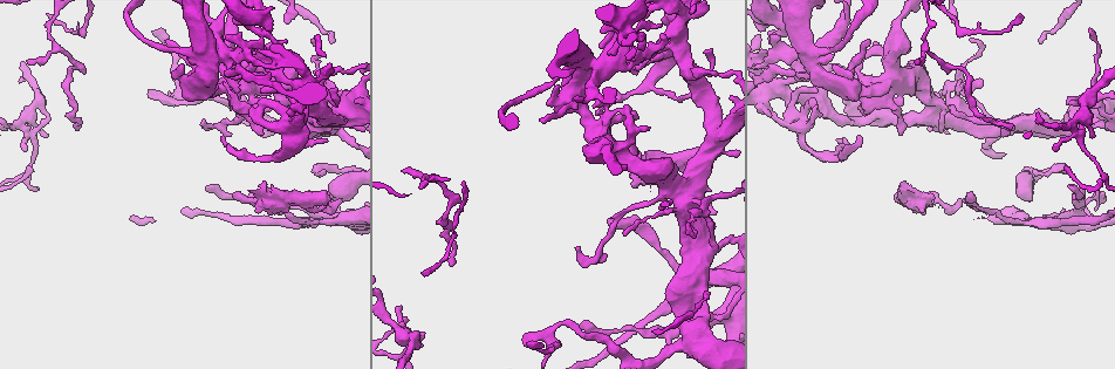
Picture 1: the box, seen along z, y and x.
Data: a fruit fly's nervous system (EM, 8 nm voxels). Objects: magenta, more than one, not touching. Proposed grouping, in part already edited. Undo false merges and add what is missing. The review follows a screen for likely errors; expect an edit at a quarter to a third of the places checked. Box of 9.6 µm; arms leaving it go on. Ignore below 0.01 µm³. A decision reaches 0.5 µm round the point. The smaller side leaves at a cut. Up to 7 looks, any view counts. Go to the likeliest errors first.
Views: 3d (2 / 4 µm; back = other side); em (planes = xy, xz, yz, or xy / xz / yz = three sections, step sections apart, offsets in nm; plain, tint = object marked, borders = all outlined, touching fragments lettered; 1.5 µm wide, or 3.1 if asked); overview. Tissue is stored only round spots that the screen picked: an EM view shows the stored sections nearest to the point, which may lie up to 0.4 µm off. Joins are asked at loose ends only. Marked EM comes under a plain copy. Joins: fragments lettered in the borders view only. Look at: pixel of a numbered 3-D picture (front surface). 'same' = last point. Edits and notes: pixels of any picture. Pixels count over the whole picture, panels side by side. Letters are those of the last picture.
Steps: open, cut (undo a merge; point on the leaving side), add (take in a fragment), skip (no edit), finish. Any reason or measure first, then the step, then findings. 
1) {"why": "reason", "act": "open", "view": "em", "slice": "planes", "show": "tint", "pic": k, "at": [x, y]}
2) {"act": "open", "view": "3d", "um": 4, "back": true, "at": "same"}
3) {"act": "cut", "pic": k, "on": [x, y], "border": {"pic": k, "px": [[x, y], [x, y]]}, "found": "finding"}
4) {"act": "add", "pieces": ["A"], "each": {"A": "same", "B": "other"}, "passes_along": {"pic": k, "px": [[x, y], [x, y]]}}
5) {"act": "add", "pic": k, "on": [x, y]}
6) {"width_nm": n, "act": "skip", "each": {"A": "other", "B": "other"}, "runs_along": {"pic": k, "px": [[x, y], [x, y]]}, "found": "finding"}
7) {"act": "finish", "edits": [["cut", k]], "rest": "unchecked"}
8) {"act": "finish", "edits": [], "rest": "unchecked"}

{"act": "open", "view": "em", "slice": "xz", "step": 4, "show": "borders", "pic": 1, "at": [321, 171]}

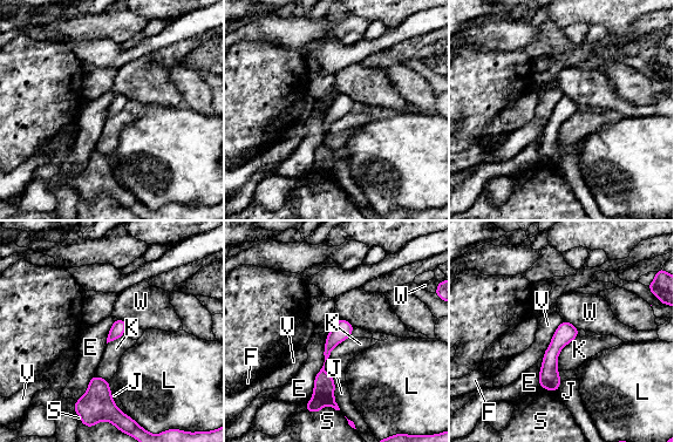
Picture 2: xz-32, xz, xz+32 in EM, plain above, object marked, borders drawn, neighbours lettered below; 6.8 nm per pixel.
{"act": "skip", "each": {"E": "other", "F": "other", "J": "other", "K": "other", "L": "other", "S": "other", "V": "other", "W": "other"}, "found": "none of them fits"}

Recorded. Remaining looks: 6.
{"why": "branch stops here", "act": "open", "view": "em", "slice": "planes", "show": "borders", "pic": 1, "at": [647, 129]}

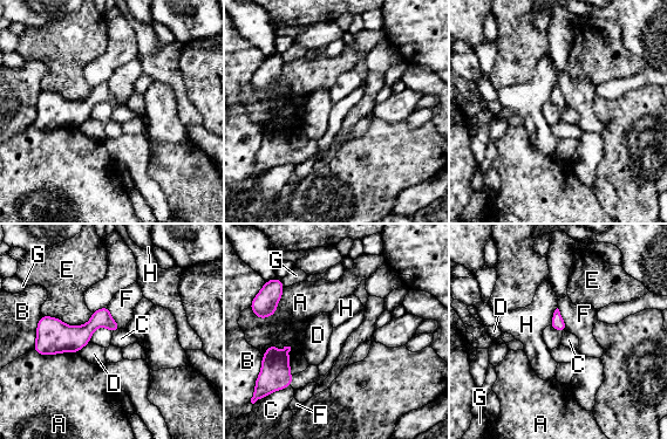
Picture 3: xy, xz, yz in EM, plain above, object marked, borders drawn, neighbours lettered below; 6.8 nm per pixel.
{"act": "skip", "each": {"A": "other", "B": "other", "C": "other", "D": "other", "E": "other", "F": "other", "G": "other", "H": "other"}, "border": {"pic": 3, "px": [[557, 308], [565, 330]]}, "found": "no lettered fragment goes on from it"}

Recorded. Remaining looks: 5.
{"why": "branch stops here", "act": "open", "view": "em", "slice": "planes", "show": "borders", "pic": 1, "at": [625, 234]}

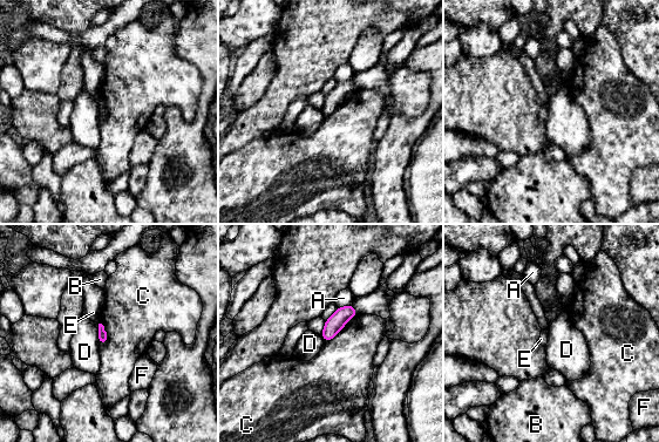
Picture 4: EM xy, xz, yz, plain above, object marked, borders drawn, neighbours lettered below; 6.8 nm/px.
{"act": "skip", "each": {"A": "other", "B": "other", "C": "other", "D": "other", "E": "other", "F": "other"}, "border": {"pic": 4, "px": [[357, 314], [325, 342]]}, "found": "none of them fits"}

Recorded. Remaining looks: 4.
{"act": "finish", "edits": [], "rest": "unchecked"}

